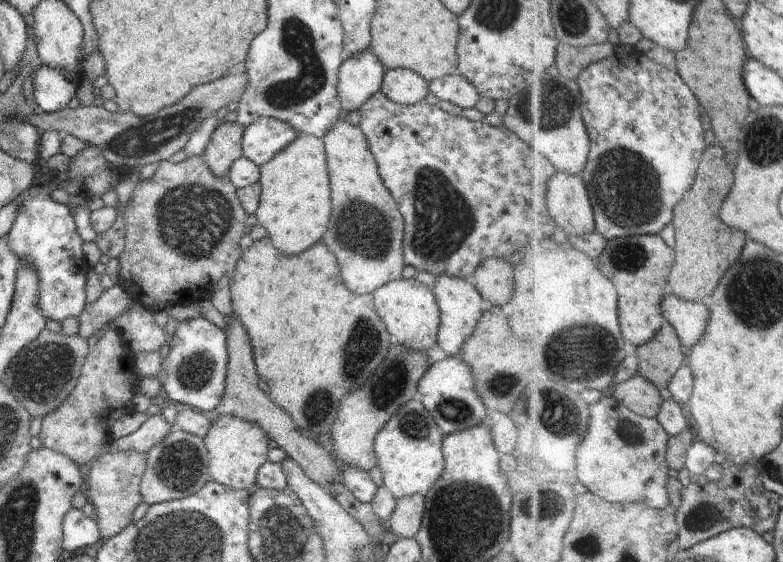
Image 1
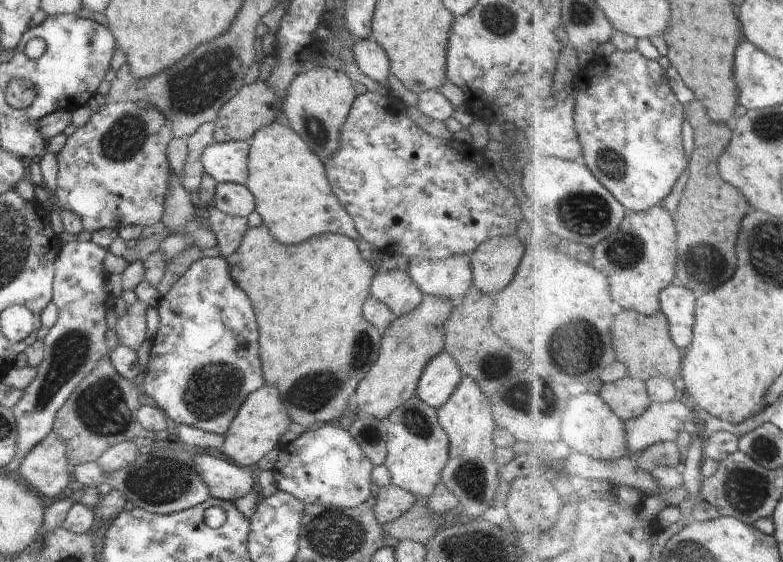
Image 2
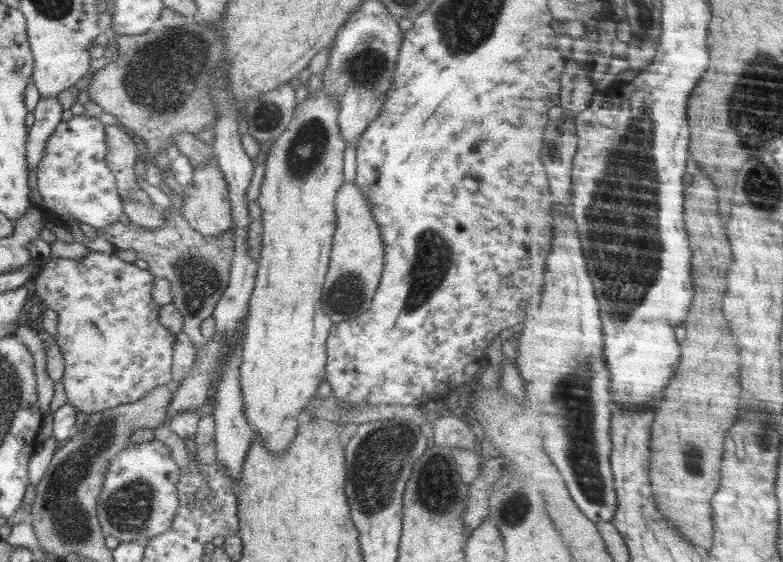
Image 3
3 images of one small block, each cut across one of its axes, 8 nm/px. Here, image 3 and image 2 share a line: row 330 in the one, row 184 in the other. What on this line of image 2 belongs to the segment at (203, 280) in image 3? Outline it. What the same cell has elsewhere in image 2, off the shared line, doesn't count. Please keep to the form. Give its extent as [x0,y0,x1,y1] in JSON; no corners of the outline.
[182,123,214,196]

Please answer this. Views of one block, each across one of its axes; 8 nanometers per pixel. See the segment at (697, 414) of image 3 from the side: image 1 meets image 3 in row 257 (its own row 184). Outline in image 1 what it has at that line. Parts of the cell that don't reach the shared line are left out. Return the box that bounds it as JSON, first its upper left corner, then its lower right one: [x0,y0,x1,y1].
[669,146,746,302]

